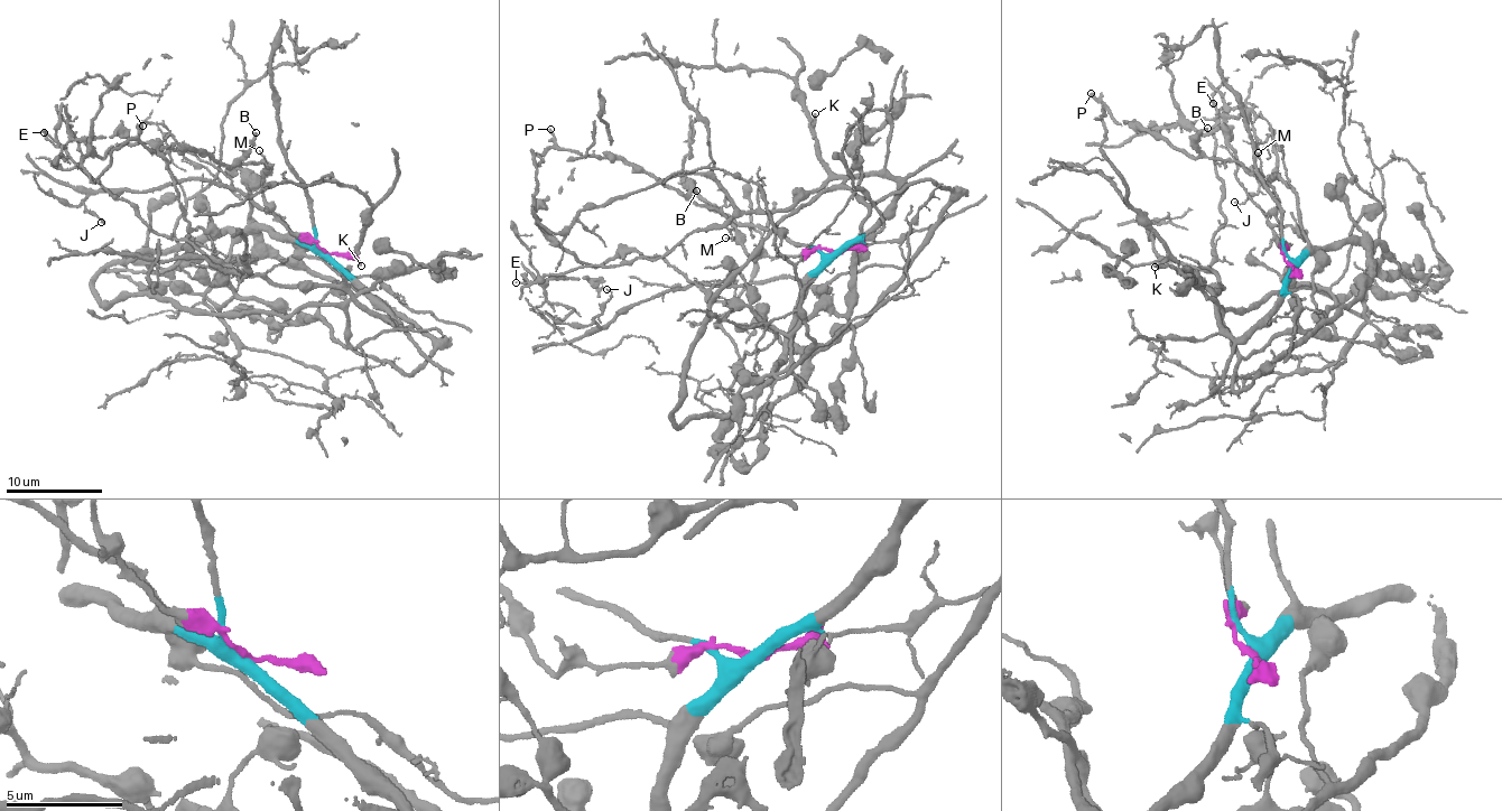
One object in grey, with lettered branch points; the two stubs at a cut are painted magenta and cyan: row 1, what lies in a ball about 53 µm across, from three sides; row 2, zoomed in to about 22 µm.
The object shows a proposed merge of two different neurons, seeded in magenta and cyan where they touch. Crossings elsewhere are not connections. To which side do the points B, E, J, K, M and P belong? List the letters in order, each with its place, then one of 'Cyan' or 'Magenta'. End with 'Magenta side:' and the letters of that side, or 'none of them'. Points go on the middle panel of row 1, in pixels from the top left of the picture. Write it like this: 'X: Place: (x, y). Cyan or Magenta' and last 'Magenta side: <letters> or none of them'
B: Place: (696, 190). Magenta
E: Place: (516, 282). Cyan
J: Place: (606, 289). Cyan
K: Place: (815, 113). Cyan
M: Place: (725, 238). Magenta
P: Place: (550, 129). Magenta
Magenta side: B, M, P

